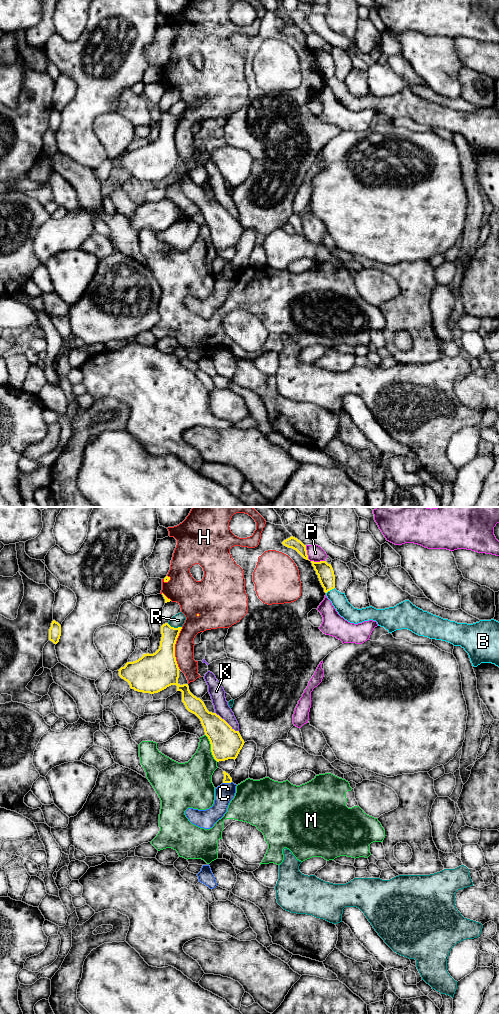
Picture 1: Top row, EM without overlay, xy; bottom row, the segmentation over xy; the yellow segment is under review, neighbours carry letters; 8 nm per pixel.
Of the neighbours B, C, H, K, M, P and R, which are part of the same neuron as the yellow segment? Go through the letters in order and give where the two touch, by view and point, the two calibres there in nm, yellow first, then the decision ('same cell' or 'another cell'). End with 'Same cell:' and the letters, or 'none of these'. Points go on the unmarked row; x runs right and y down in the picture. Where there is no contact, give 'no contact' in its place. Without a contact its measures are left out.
B: xy (330, 77) | 130/120 nm | another cell
C: xy (227, 270) | 60/150 nm | another cell
H: xy (174, 136) | 300/160 nm | another cell
K: xy (226, 210) | 260/120 nm | another cell
M: xy (211, 236) | 260/260 nm | another cell
P: xy (309, 48) | 90/130 nm | another cell
R: xy (173, 115) | 160/100 nm | another cell
Same cell: none of these

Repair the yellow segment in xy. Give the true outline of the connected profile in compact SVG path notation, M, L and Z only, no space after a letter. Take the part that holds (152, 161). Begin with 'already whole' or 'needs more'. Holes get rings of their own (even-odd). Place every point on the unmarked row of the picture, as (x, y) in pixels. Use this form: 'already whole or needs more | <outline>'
already whole | M163 112L159 137L153 142L143 142L136 149L127 150L118 158L119 164L129 171L131 177L143 181L154 182L176 173L177 179L182 180L186 197L200 207L214 247L217 250L235 248L245 231L239 219L235 219L216 201L209 200L204 190L190 180L188 172L178 171L180 157L175 145L175 132L181 117Z

